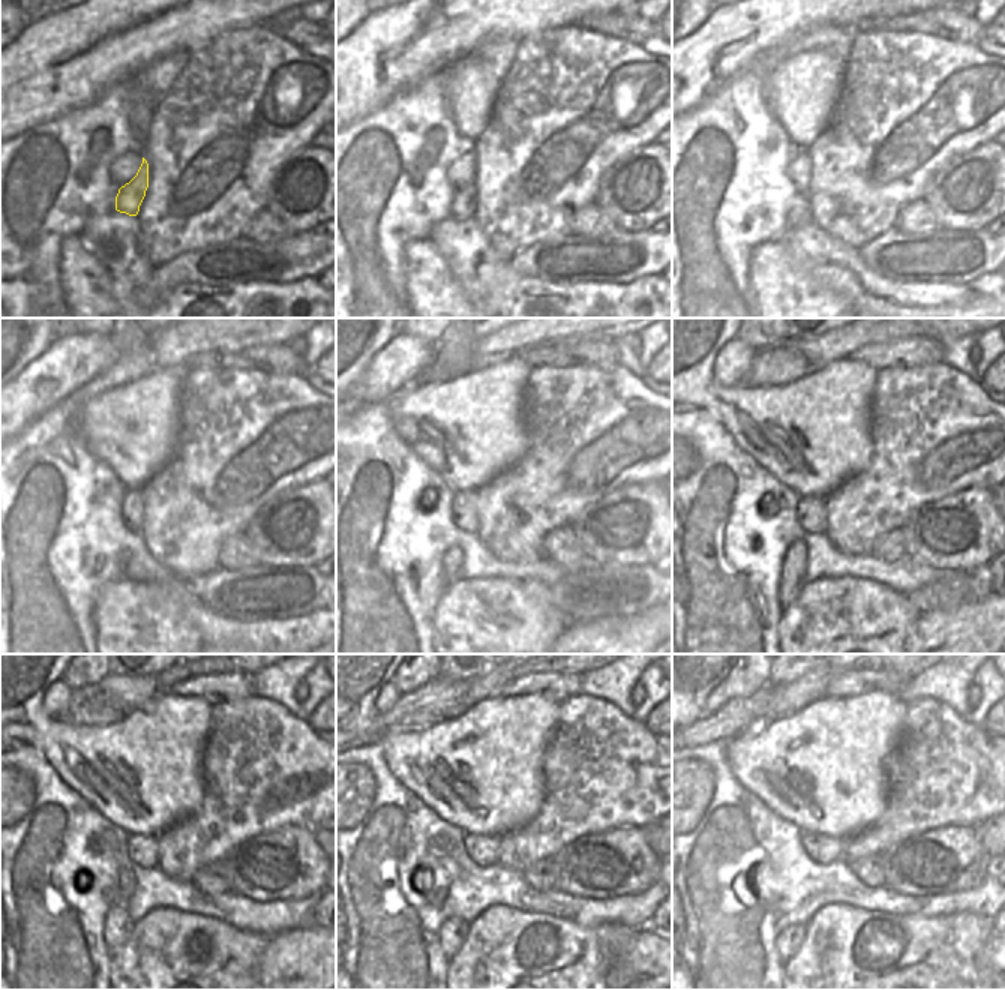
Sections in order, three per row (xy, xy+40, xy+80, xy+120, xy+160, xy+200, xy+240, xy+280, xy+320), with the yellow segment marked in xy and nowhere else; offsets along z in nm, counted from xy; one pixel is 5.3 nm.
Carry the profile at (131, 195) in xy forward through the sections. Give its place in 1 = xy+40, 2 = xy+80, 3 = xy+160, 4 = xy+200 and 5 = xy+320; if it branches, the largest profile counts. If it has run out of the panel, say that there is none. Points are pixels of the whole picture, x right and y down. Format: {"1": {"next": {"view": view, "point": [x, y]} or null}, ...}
{"1": {"next": {"view": "xy+40", "point": [464, 203]}}, "2": {"next": {"view": "xy+80", "point": [800, 207]}}, "3": {"next": {"view": "xy+160", "point": [453, 560]}}, "4": {"next": {"view": "xy+200", "point": [792, 579]}}, "5": {"next": {"view": "xy+320", "point": [788, 942]}}}

